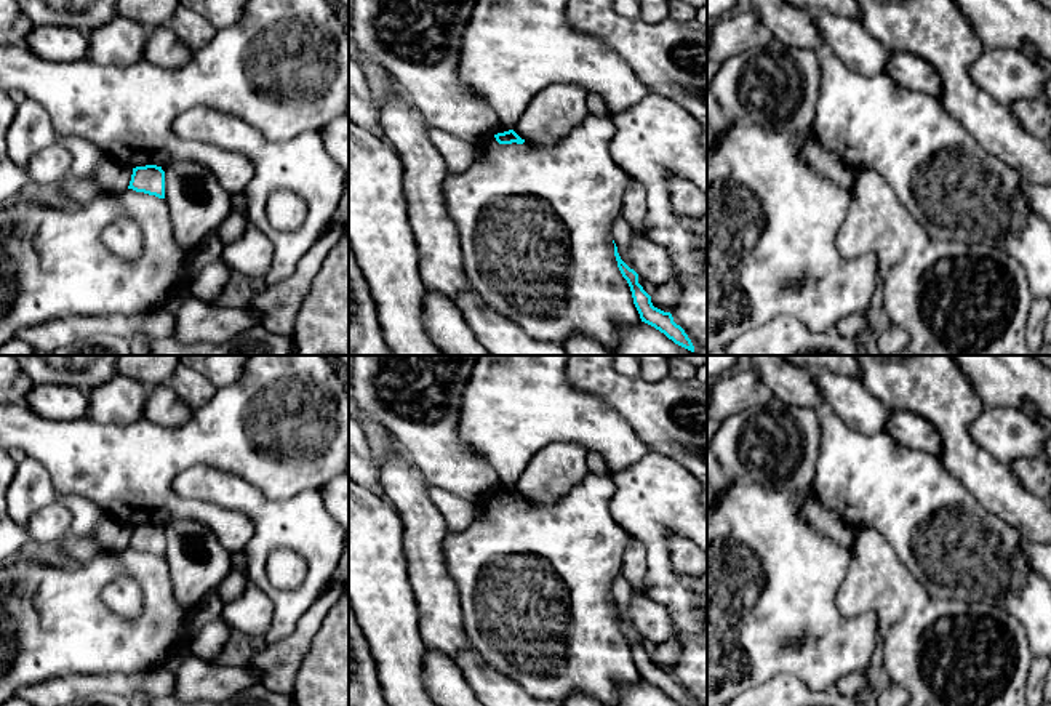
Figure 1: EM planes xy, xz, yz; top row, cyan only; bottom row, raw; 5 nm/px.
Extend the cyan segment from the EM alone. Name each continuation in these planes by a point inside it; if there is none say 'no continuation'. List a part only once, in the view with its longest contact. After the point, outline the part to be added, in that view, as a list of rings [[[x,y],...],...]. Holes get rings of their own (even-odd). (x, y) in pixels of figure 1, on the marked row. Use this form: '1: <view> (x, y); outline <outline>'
no continuation

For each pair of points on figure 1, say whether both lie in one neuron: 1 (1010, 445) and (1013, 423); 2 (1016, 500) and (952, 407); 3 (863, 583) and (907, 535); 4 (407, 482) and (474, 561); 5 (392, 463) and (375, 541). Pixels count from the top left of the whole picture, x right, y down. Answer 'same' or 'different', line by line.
1: same
2: same
3: different
4: different
5: different

